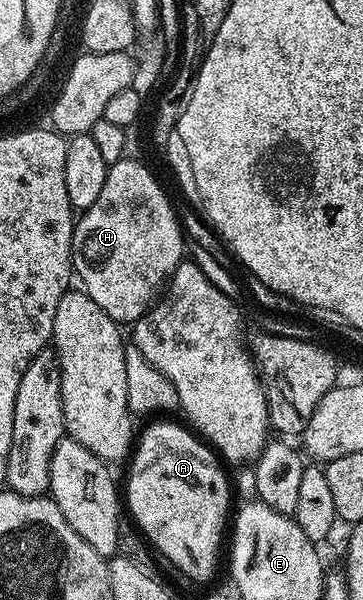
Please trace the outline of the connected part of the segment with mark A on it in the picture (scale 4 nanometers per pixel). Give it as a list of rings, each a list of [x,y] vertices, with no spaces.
[[[154,421],[150,428],[146,432],[141,432],[140,438],[136,443],[136,450],[133,452],[132,460],[134,464],[130,467],[130,480],[127,481],[126,487],[124,483],[124,503],[130,506],[130,515],[138,522],[138,527],[144,534],[150,538],[150,543],[179,571],[182,575],[187,575],[190,579],[195,579],[198,583],[206,583],[214,575],[214,570],[218,567],[218,554],[223,554],[224,551],[224,539],[222,543],[222,530],[227,530],[228,516],[230,511],[230,483],[226,480],[224,472],[218,468],[219,460],[216,458],[215,452],[211,450],[209,446],[193,430],[181,427],[178,423],[166,423],[170,421]]]

